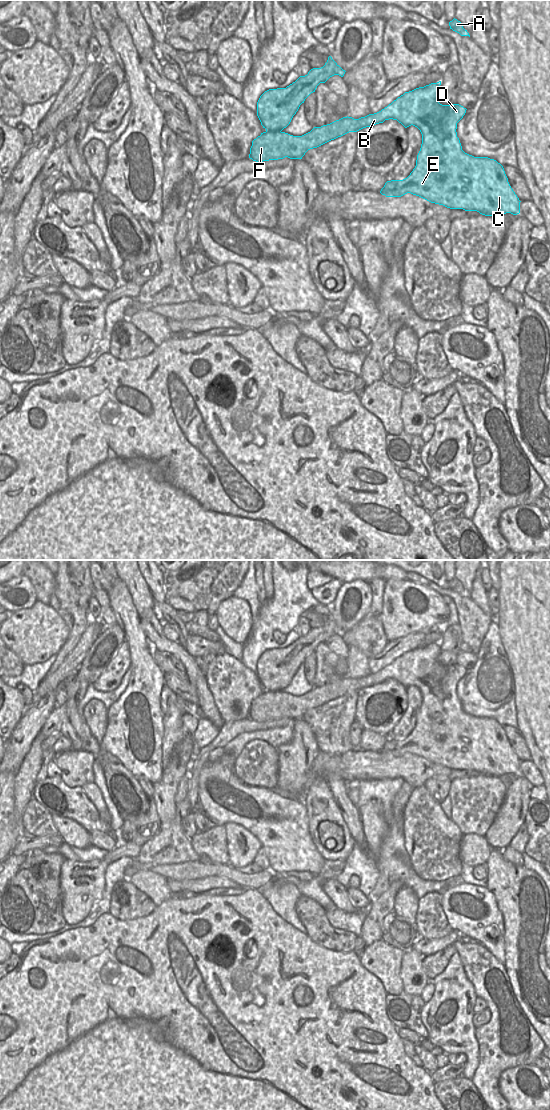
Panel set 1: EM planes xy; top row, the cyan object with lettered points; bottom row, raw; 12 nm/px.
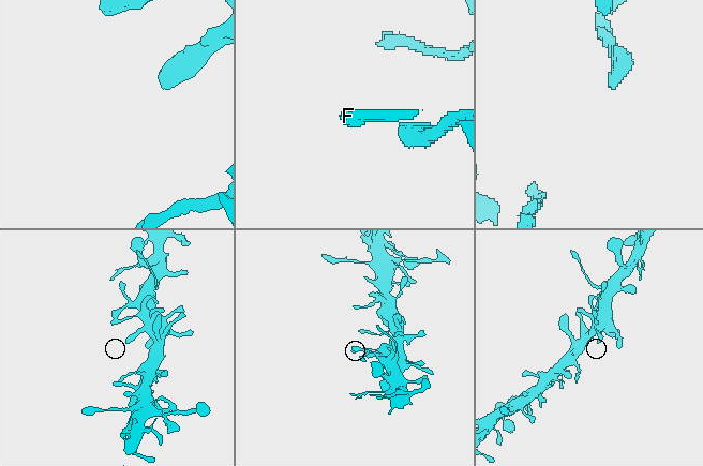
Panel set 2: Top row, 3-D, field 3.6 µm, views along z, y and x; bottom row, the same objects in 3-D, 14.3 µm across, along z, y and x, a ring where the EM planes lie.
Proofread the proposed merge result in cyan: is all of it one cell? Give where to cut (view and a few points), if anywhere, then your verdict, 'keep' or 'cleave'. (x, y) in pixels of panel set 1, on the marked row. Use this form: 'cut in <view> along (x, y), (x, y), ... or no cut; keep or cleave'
no cut; keep

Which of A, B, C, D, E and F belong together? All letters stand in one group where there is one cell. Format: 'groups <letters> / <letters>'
groups A B C D E F

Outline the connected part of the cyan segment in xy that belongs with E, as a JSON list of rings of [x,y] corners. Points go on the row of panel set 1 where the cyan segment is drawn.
[[[331,56],[321,68],[311,69],[307,75],[300,76],[286,88],[269,89],[257,102],[257,116],[265,132],[252,141],[249,158],[261,163],[288,157],[302,159],[305,153],[349,132],[393,119],[405,128],[413,125],[422,134],[422,144],[417,155],[416,166],[403,180],[387,181],[380,193],[386,197],[401,197],[407,193],[419,196],[431,203],[443,205],[450,209],[477,211],[485,216],[500,217],[506,213],[520,213],[520,200],[511,188],[503,166],[488,157],[474,157],[465,153],[457,137],[457,123],[466,113],[466,108],[459,104],[442,105],[438,97],[442,92],[441,81],[405,92],[381,111],[359,119],[343,117],[330,124],[314,127],[302,136],[293,136],[282,130],[286,128],[300,105],[320,83],[325,83],[334,75],[344,76],[343,70]]]

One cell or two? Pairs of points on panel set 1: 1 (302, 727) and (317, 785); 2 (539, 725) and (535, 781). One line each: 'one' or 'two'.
1: two
2: two

